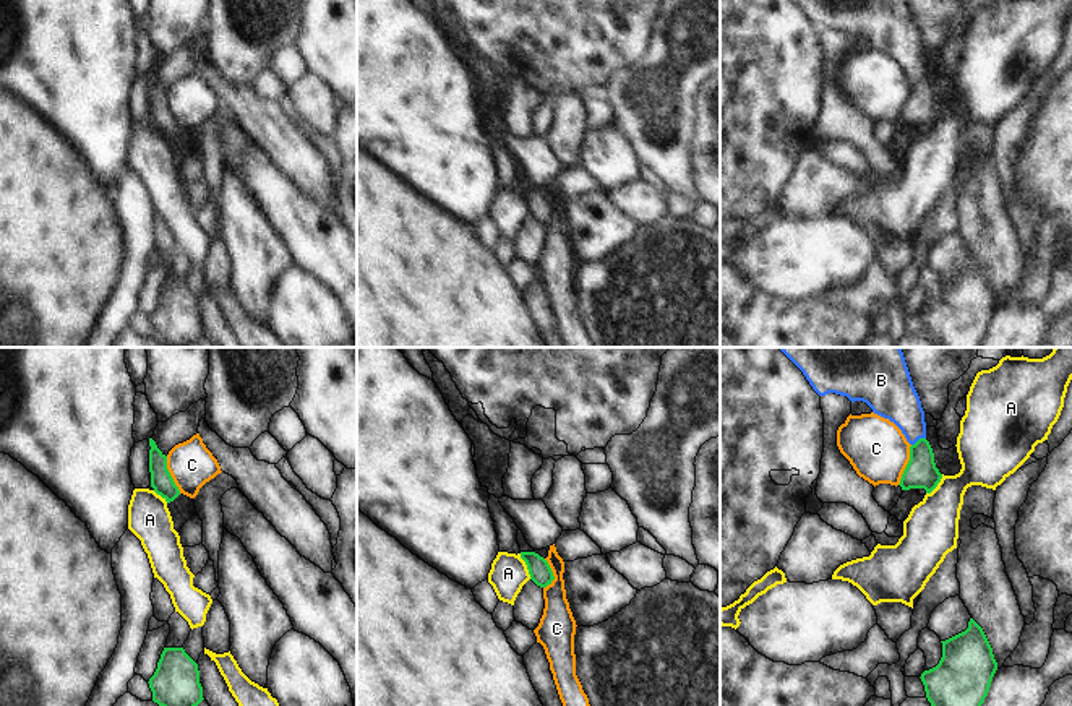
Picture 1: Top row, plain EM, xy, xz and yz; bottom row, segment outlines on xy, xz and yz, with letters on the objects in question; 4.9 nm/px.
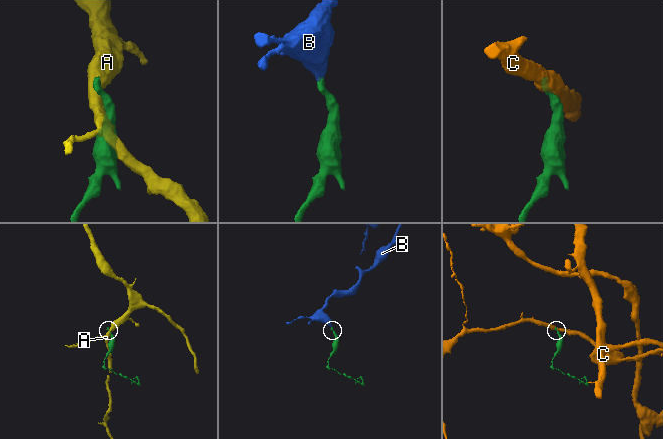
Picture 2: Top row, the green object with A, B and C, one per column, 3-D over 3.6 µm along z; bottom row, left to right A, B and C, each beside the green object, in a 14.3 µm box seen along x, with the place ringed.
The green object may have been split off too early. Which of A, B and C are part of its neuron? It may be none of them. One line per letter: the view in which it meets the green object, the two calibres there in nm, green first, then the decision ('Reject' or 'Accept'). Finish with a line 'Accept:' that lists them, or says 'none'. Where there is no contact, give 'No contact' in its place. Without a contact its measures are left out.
A: Touches green in xz. Thickness 110 nm (green) against 180 nm. Reject
B: Touches green in yz. Thickness 160 nm (green) against 220 nm. Accept
C: Touches green in yz. Thickness 160 nm (green) against 300 nm. Reject
Accept: B.

